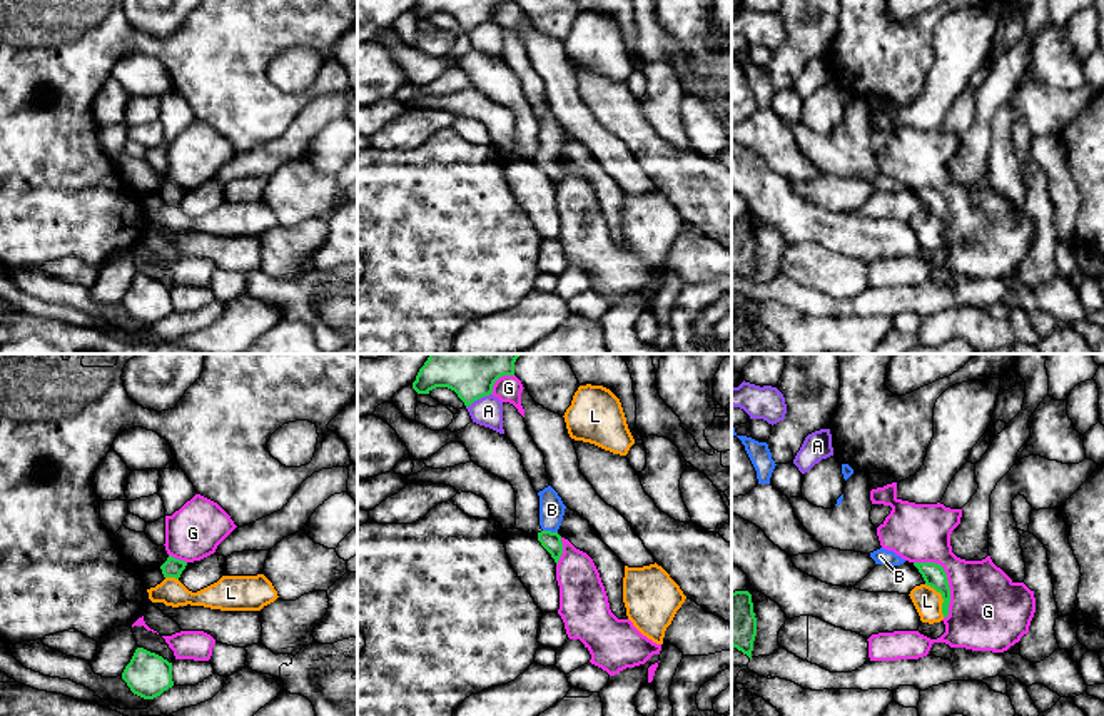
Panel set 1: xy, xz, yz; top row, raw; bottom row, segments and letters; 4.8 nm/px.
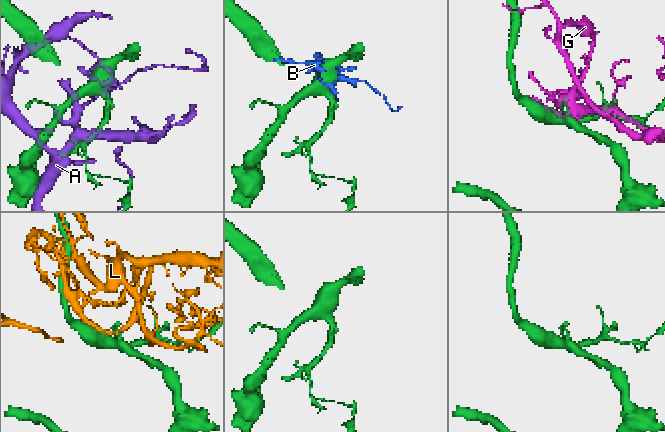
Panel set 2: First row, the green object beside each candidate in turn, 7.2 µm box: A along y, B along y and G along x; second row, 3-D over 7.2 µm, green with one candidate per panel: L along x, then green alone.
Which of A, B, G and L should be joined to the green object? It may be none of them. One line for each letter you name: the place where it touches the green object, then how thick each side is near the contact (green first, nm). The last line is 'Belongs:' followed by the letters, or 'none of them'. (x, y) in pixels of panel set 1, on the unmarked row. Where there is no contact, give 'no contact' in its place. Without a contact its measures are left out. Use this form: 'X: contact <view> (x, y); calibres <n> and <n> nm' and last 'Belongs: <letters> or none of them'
B: contact xz (550, 157); calibres 100 and 130 nm
Belongs: B

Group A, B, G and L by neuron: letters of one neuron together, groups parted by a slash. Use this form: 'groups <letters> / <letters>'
groups A / B / G / L

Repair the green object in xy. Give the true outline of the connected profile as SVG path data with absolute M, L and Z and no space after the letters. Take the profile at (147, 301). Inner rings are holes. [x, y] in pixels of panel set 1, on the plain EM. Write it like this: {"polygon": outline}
{"polygon": "M137 274L122 299L122 305L134 320L154 325L174 312L172 289L144 274Z"}

